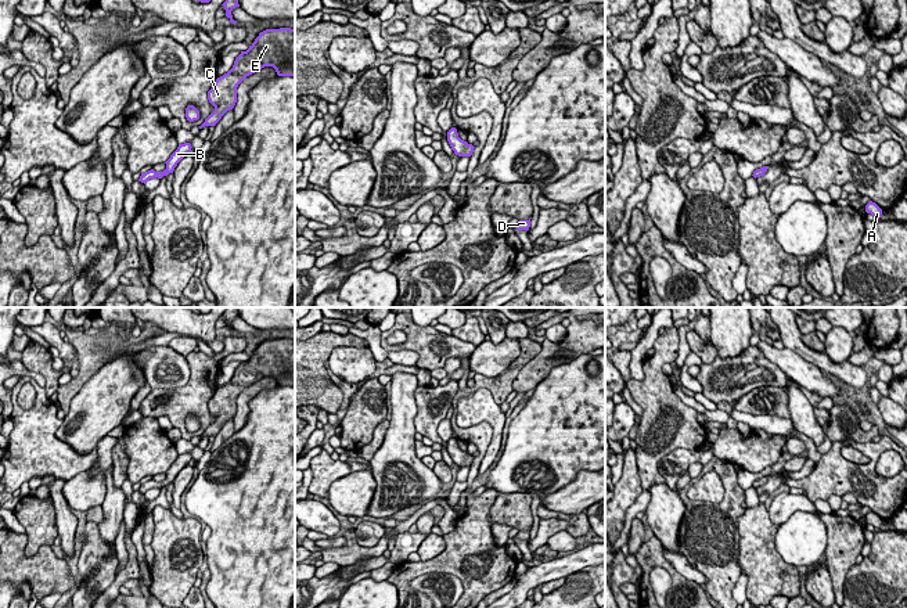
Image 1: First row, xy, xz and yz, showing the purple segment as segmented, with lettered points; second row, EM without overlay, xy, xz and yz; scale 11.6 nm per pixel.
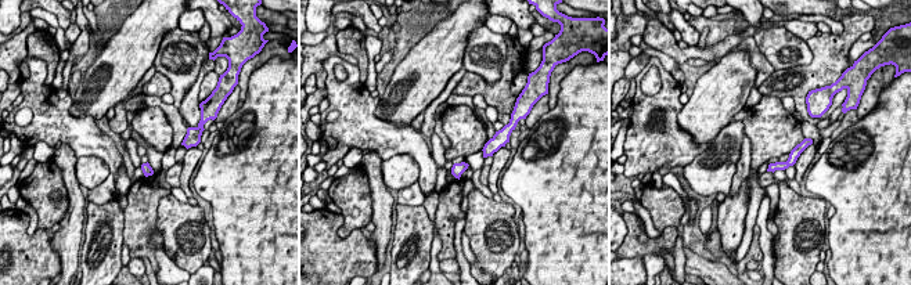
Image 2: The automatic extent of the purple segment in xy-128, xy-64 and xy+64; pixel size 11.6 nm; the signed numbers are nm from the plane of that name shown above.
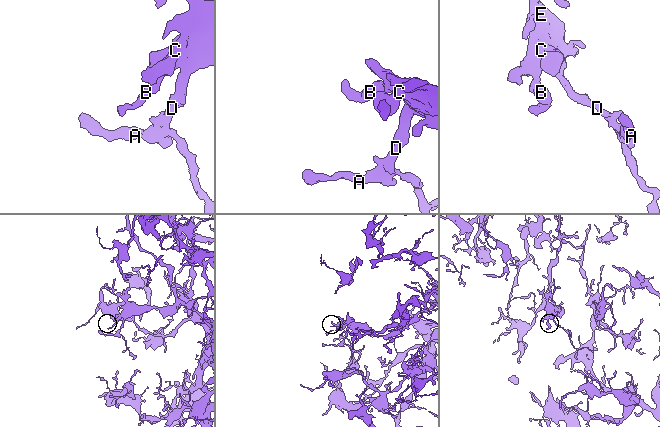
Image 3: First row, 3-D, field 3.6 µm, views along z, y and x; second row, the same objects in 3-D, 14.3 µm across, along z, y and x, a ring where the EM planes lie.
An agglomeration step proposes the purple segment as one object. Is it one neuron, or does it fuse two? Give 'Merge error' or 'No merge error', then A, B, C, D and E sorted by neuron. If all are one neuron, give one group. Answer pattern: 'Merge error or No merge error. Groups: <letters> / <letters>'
No merge error. Groups: A B C D E

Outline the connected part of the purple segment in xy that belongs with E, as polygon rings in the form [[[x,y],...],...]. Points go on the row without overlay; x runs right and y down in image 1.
[[[266,339],[246,361],[241,361],[233,378],[217,388],[208,402],[208,410],[215,421],[199,439],[215,436],[227,421],[233,420],[237,413],[238,395],[264,377],[273,377],[278,386],[295,388],[295,339]]]

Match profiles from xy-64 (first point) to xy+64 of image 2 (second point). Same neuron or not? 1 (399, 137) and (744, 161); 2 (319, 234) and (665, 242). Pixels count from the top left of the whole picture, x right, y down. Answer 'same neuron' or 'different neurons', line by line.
1: different neurons
2: same neuron

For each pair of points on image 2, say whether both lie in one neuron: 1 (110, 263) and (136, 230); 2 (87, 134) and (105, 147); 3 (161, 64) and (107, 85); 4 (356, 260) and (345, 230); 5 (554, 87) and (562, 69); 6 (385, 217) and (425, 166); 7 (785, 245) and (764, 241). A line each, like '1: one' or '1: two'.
1: two
2: one
3: two
4: two
5: one
6: two
7: two

